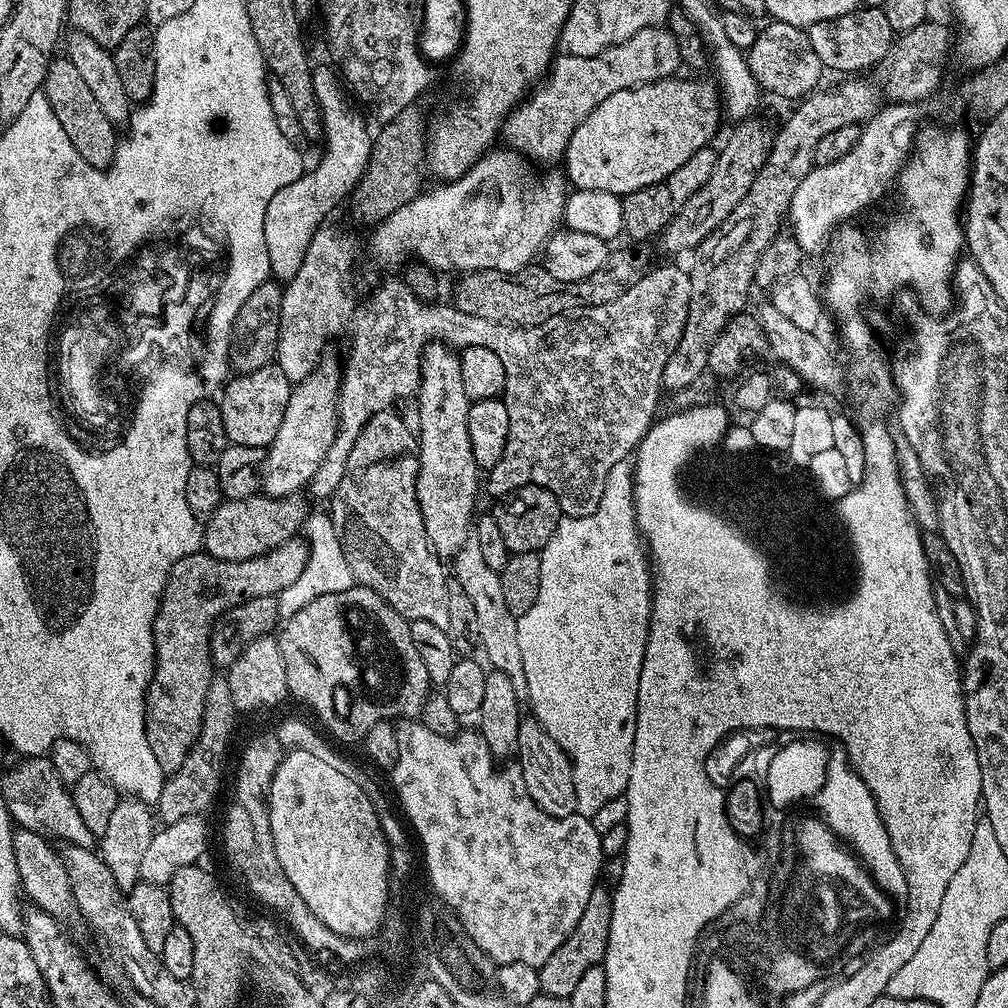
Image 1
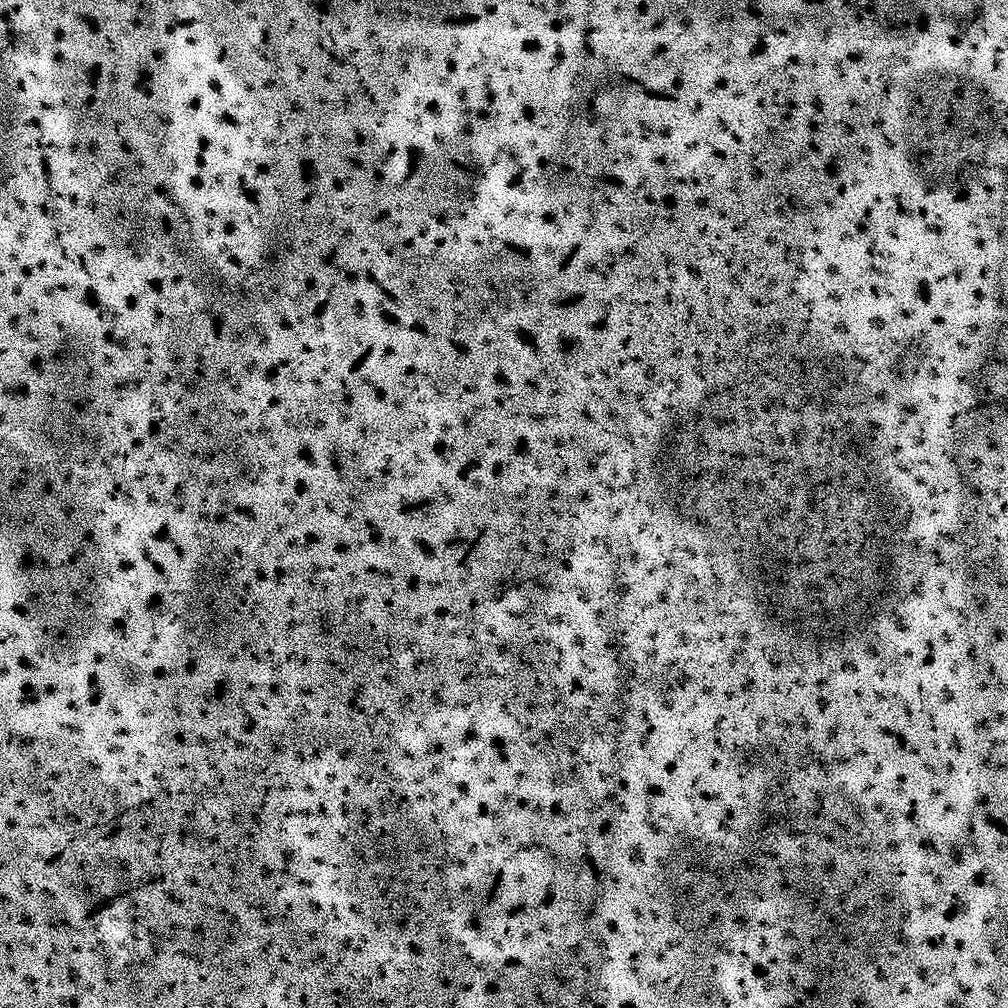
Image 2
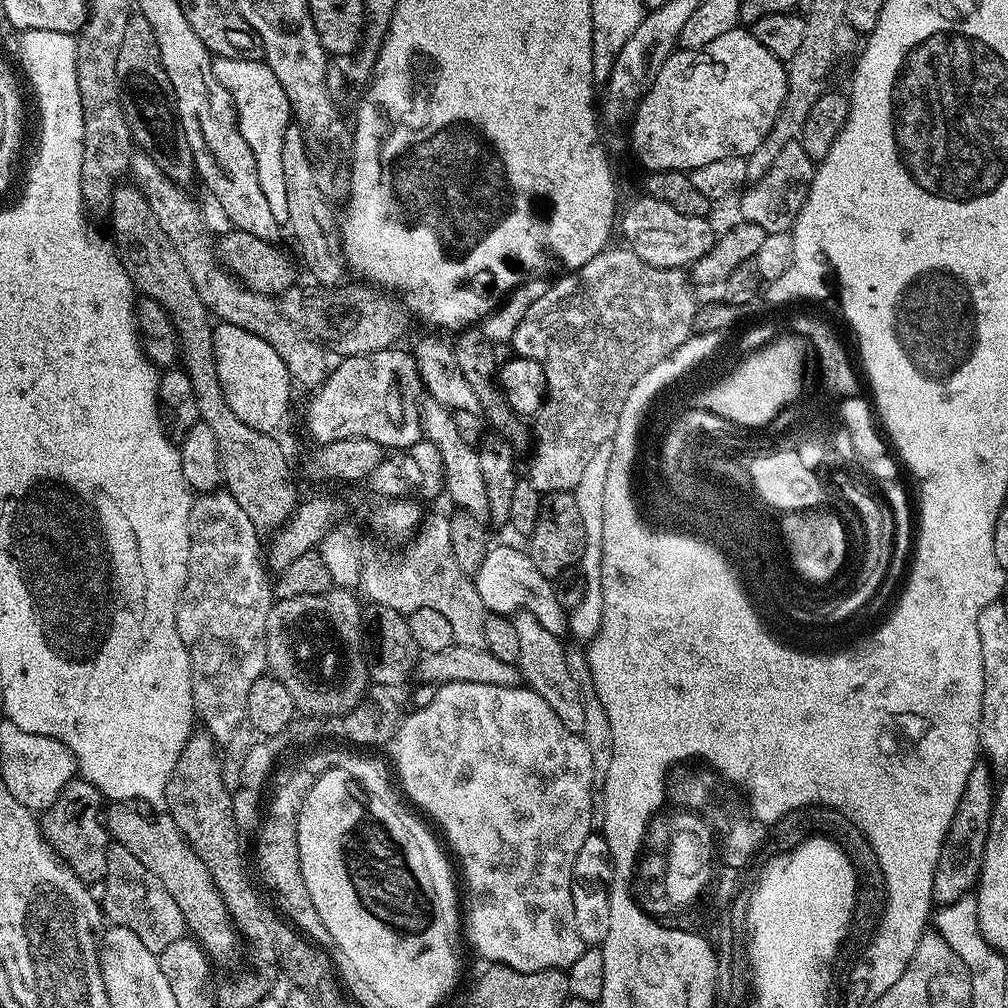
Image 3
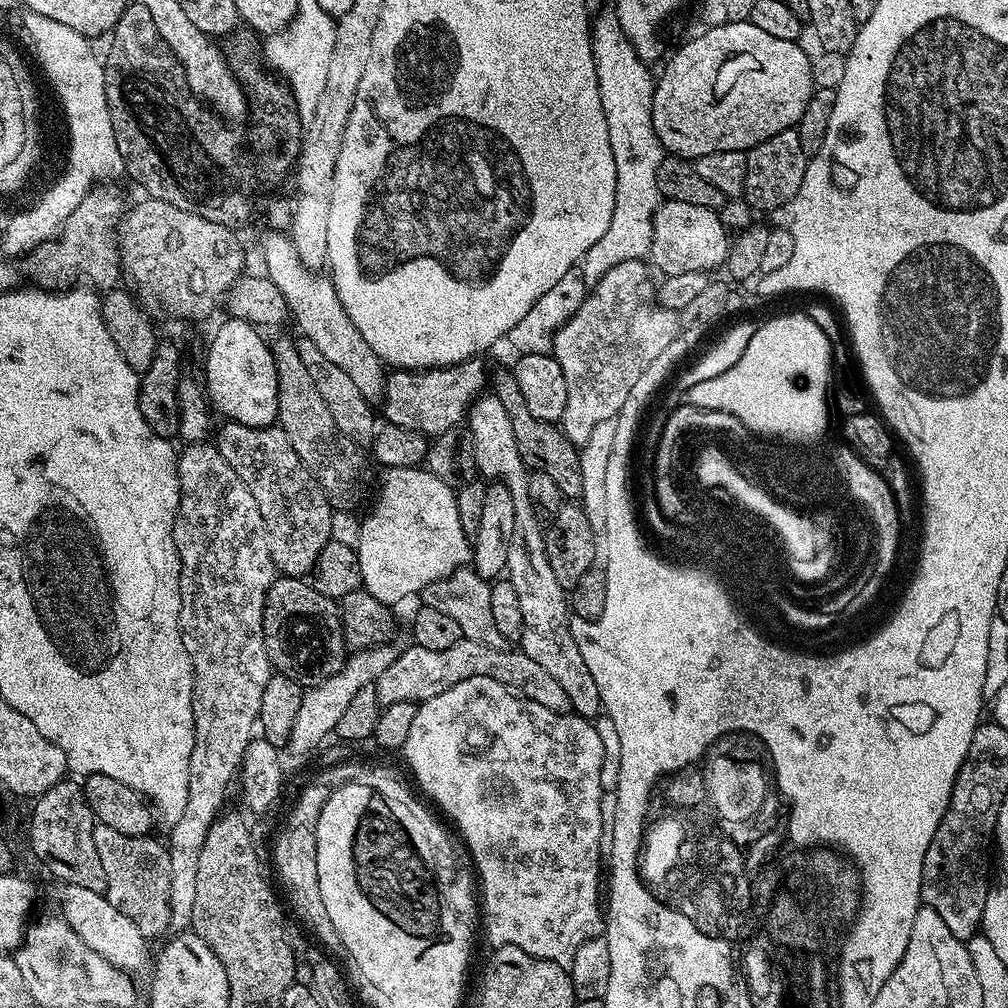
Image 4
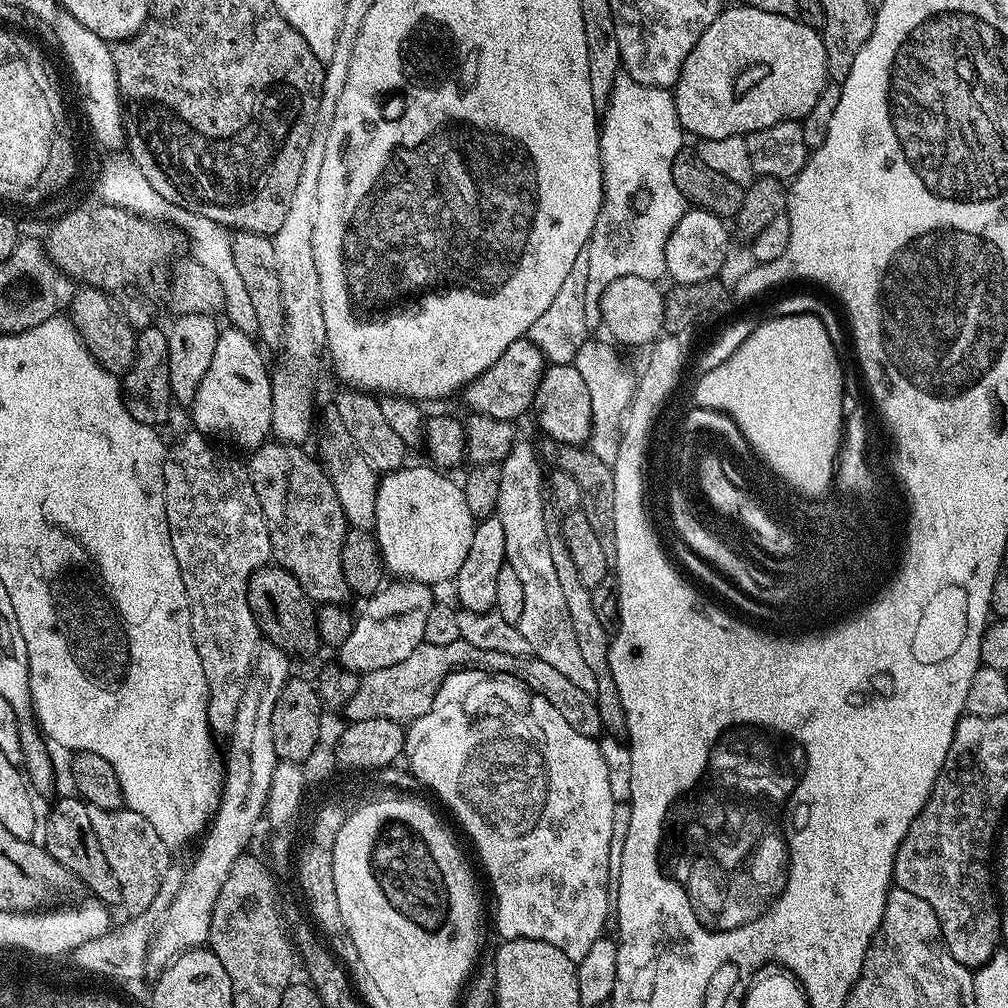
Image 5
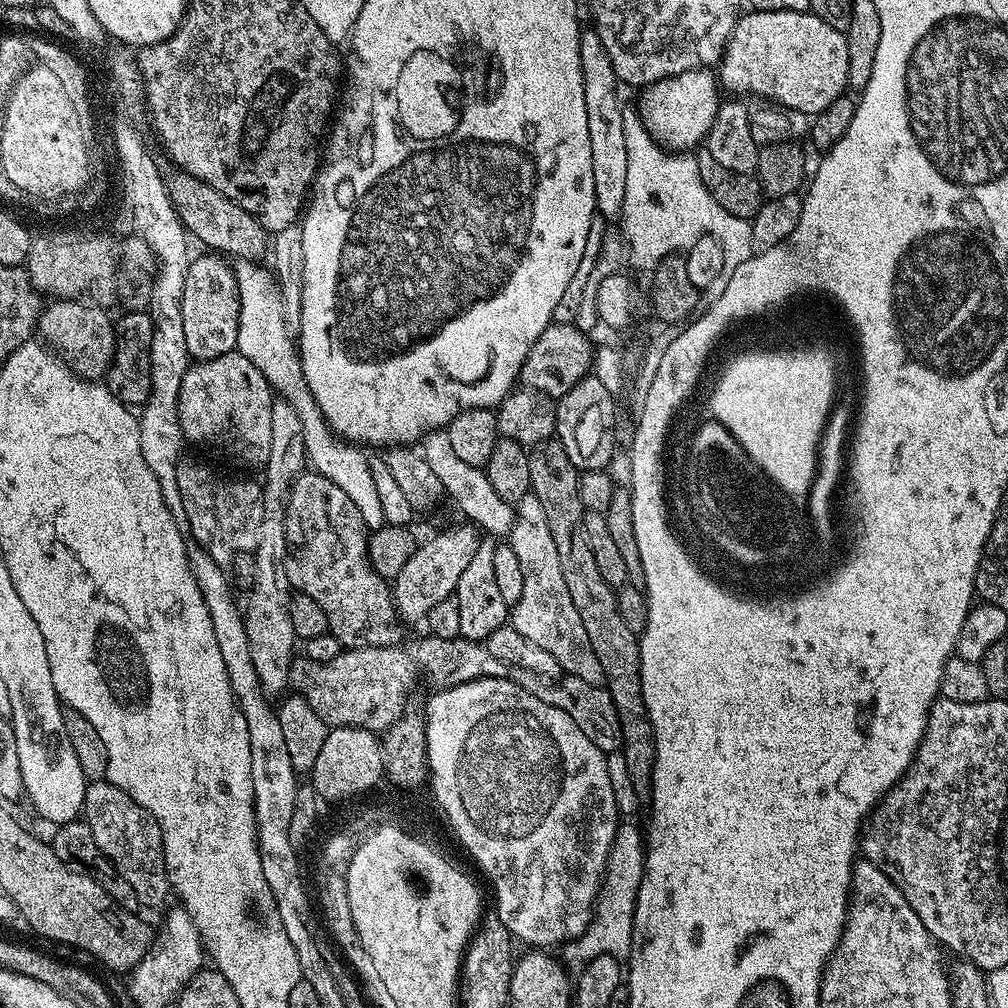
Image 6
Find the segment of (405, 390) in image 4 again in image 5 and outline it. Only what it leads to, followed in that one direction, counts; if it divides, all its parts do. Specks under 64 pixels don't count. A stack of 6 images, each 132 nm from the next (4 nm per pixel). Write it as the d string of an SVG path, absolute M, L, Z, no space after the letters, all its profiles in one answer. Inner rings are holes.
M525 338L506 346L502 358L490 366L478 378L464 385L462 397L472 407L471 411L477 416L489 416L499 420L519 421L519 416L529 415L532 400L536 397L536 388L544 376L546 359L539 346Z

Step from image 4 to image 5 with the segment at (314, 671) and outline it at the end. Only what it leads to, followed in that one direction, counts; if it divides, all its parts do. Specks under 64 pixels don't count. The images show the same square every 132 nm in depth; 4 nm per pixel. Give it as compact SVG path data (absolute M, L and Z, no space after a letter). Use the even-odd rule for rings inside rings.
M265 566L254 570L248 579L248 601L256 619L256 625L266 637L267 643L283 652L308 656L315 648L321 647L316 625L317 605L298 586L294 574L279 566Z

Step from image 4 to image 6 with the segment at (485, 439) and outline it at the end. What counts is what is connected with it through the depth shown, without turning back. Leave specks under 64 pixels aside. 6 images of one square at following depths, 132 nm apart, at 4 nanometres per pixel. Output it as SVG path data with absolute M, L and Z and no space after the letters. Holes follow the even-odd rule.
M539 510L520 512L512 524L510 543L518 562L522 562L522 598L510 608L510 623L522 638L530 638L534 646L547 650L558 661L561 673L582 678L582 682L604 684L604 671L586 638L586 629L582 627L582 618L574 601L570 599L570 590L566 590L566 578L562 578L562 562L558 562L558 550L554 538L550 538L550 526L546 514Z

